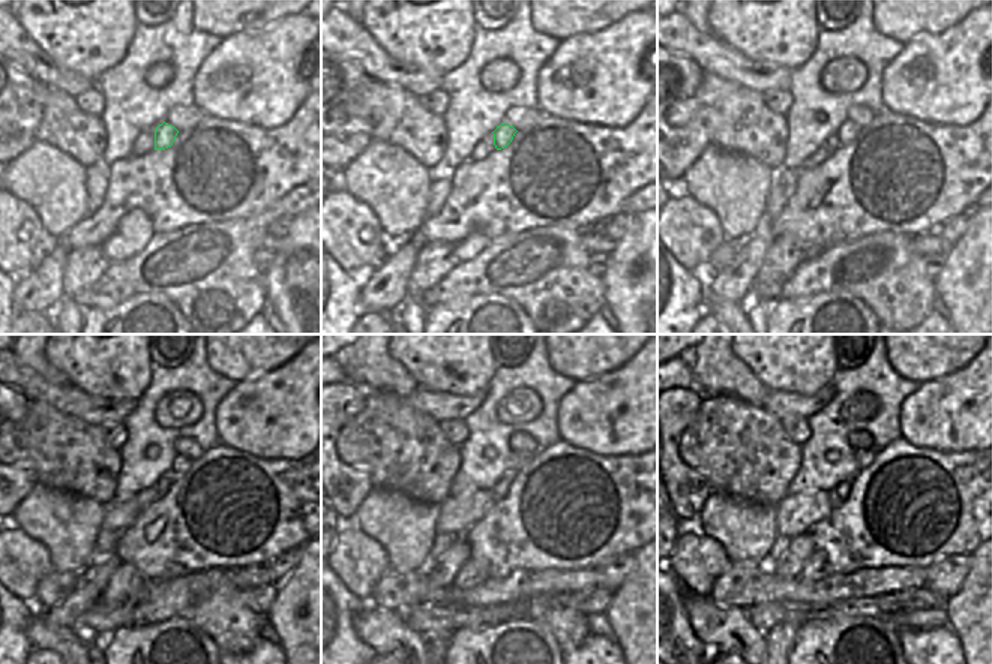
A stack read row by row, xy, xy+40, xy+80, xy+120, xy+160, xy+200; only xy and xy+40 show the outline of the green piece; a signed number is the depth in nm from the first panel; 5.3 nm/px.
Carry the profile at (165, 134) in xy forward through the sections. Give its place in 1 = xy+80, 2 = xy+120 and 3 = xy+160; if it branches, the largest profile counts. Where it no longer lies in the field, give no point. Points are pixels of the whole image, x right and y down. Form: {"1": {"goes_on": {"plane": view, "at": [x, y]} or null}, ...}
{"1": {"goes_on": {"plane": "xy+80", "at": [848, 131]}}, "2": {"goes_on": {"plane": "xy+120", "at": [179, 463]}}, "3": {"goes_on": {"plane": "xy+160", "at": [523, 459]}}}

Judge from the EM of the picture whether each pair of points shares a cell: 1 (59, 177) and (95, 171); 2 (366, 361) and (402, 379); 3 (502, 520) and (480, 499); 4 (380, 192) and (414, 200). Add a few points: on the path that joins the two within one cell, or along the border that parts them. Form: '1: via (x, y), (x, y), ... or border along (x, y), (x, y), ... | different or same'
1: border along (84, 168), (86, 209) | different
2: via (375, 370), (393, 378) | same
3: border along (496, 502), (465, 532) | different
4: via (389, 192), (395, 192), (405, 200) | same

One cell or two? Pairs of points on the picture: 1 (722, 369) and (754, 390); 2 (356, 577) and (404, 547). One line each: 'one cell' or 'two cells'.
1: one cell
2: two cells

